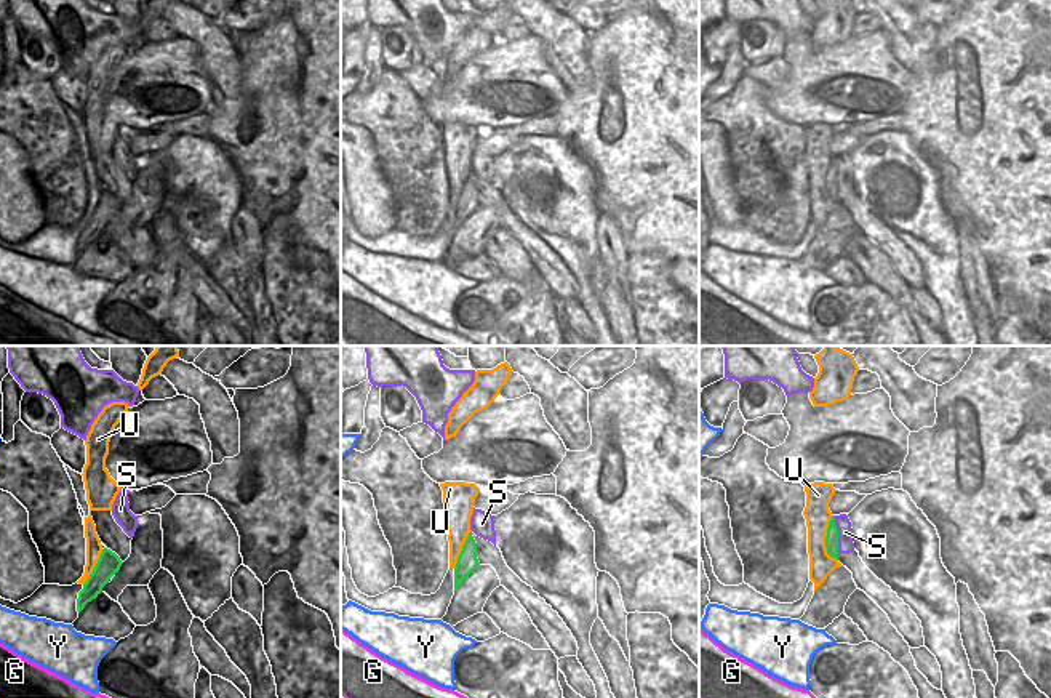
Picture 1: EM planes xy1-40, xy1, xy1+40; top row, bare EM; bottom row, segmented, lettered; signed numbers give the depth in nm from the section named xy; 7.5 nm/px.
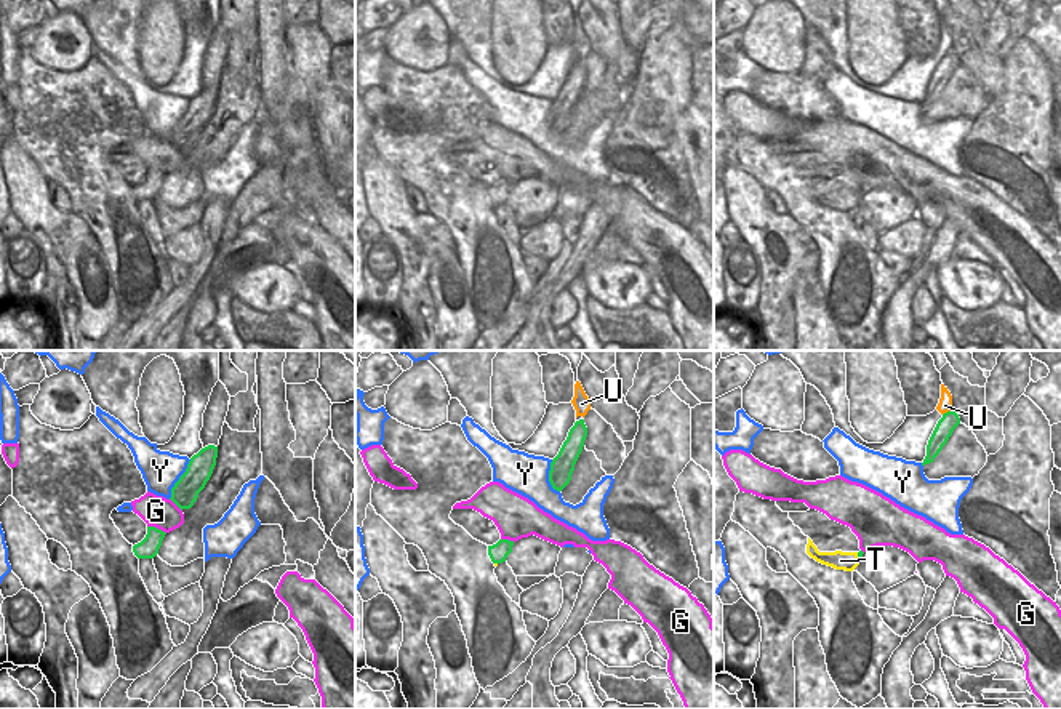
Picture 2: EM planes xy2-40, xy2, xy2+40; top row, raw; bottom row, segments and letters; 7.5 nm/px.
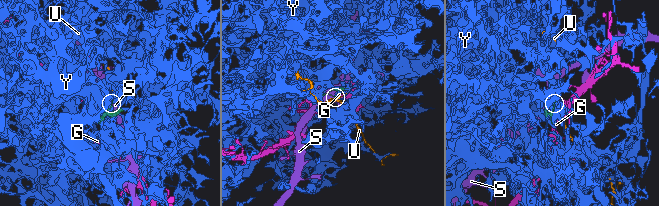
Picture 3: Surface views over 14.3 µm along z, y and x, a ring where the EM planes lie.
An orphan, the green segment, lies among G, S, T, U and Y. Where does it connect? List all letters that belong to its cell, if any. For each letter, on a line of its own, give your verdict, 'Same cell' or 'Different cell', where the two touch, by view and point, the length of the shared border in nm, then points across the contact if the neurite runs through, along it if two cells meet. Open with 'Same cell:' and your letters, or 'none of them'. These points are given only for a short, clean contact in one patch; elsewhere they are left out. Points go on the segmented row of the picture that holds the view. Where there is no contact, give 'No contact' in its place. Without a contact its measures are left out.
Same cell: T
G: Different cell. Touches green at xy2-40 (157, 528). Shared border 160 nm. Boundary: xy2-40 (148, 525), (154, 525), (165, 533)
S: Different cell. Touches green at xy1+40 (837, 537). Shared border 320 nm
T: Same cell. Touches green at xy2+40 (858, 557). Shared border 80 nm. Path across: xy2+40 (860, 554), (858, 557), (840, 560)
U: Different cell. Touches green at xy1+40 (826, 540). Shared border 340 nm
Y: Different cell. Touches green at xy2-40 (180, 479). Shared border 340 nm.

